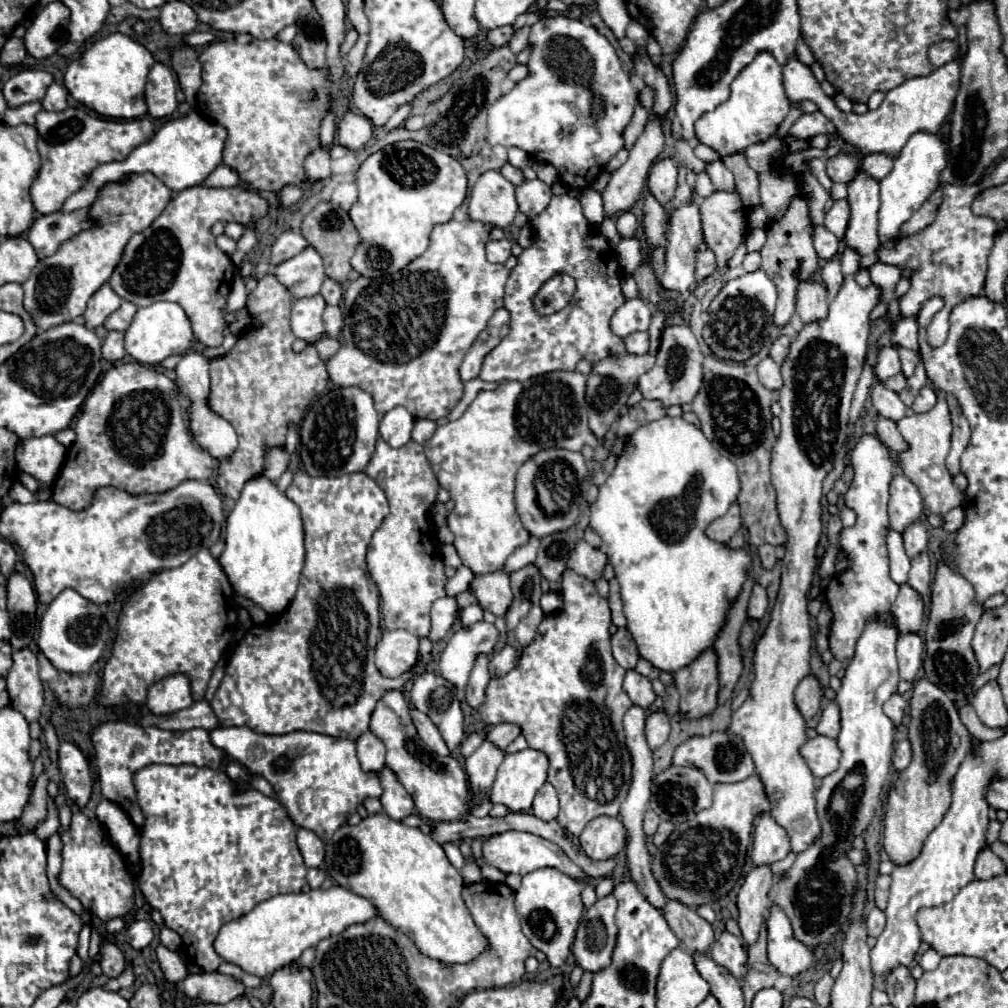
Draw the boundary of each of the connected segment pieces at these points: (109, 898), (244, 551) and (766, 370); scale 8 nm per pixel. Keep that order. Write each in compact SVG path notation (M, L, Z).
M75 810L71 828L61 834L63 838L63 868L59 874L59 882L81 900L83 908L87 908L93 916L107 922L115 916L127 916L133 908L133 872L125 866L125 858L111 844L105 828L95 828L93 822Z
M265 476L249 480L227 516L225 550L219 556L219 564L229 576L233 590L267 614L281 614L297 592L303 560L305 548L299 508Z
M769 356L757 364L757 372L759 372L759 380L765 388L769 388L769 390L779 390L781 388L783 380L781 380L779 366Z

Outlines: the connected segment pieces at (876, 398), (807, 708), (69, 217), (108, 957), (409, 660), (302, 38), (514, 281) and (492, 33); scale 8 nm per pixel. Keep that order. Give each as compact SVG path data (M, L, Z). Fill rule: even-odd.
M877 382L873 386L873 390L871 390L871 402L873 402L873 408L877 410L877 414L881 414L883 418L889 418L893 422L901 420L907 414L907 408L901 402L899 394L889 390L883 382Z
M807 674L795 690L795 704L799 708L799 712L805 716L805 720L813 718L821 706L821 698L823 698L823 690L819 680L813 674Z
M89 208L87 210L75 210L75 212L53 212L47 216L35 218L31 224L27 238L33 244L39 258L51 256L57 250L57 244L69 240L69 236L75 236L77 232L91 226Z
M103 938L101 940L101 950L99 950L99 956L101 956L101 968L103 968L103 974L109 976L109 978L115 978L123 972L125 968L125 958L123 958L123 952L117 948L117 944L109 938Z
M387 630L377 644L375 664L387 678L397 678L409 670L419 656L419 638L407 630Z
M309 18L299 24L299 32L291 46L309 68L323 68L325 64L325 36L317 18Z
M569 194L553 196L549 206L531 218L529 226L535 234L535 242L521 252L505 284L505 308L511 314L511 332L485 356L479 374L485 382L525 382L555 370L571 372L579 360L595 364L609 356L625 356L623 340L613 336L609 328L613 312L627 300L621 292L621 272L607 238L591 228L579 200ZM553 274L573 276L577 290L567 308L551 316L539 316L533 310L533 296L545 278Z
M501 26L501 28L489 30L489 36L487 38L489 38L489 42L495 48L501 48L501 46L507 46L513 36L515 36L515 28L513 26Z

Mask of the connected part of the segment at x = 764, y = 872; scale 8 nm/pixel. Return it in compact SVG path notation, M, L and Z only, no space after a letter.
M759 864L755 866L737 896L737 908L739 908L739 928L743 932L743 944L749 946L757 940L759 928L765 922L763 914L771 906L769 900L769 890L773 886L773 872L769 864Z

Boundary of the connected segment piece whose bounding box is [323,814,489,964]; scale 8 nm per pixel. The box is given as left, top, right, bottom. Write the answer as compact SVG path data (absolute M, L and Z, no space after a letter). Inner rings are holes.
M387 814L367 816L357 826L345 824L327 842L323 864L329 870L327 874L339 886L359 894L361 898L367 898L385 922L403 930L421 954L443 964L467 964L489 948L487 938L475 926L473 916L461 896L465 884L459 870L449 864L441 844L437 844L429 834L423 834L419 828L409 828L397 820L391 820Z

